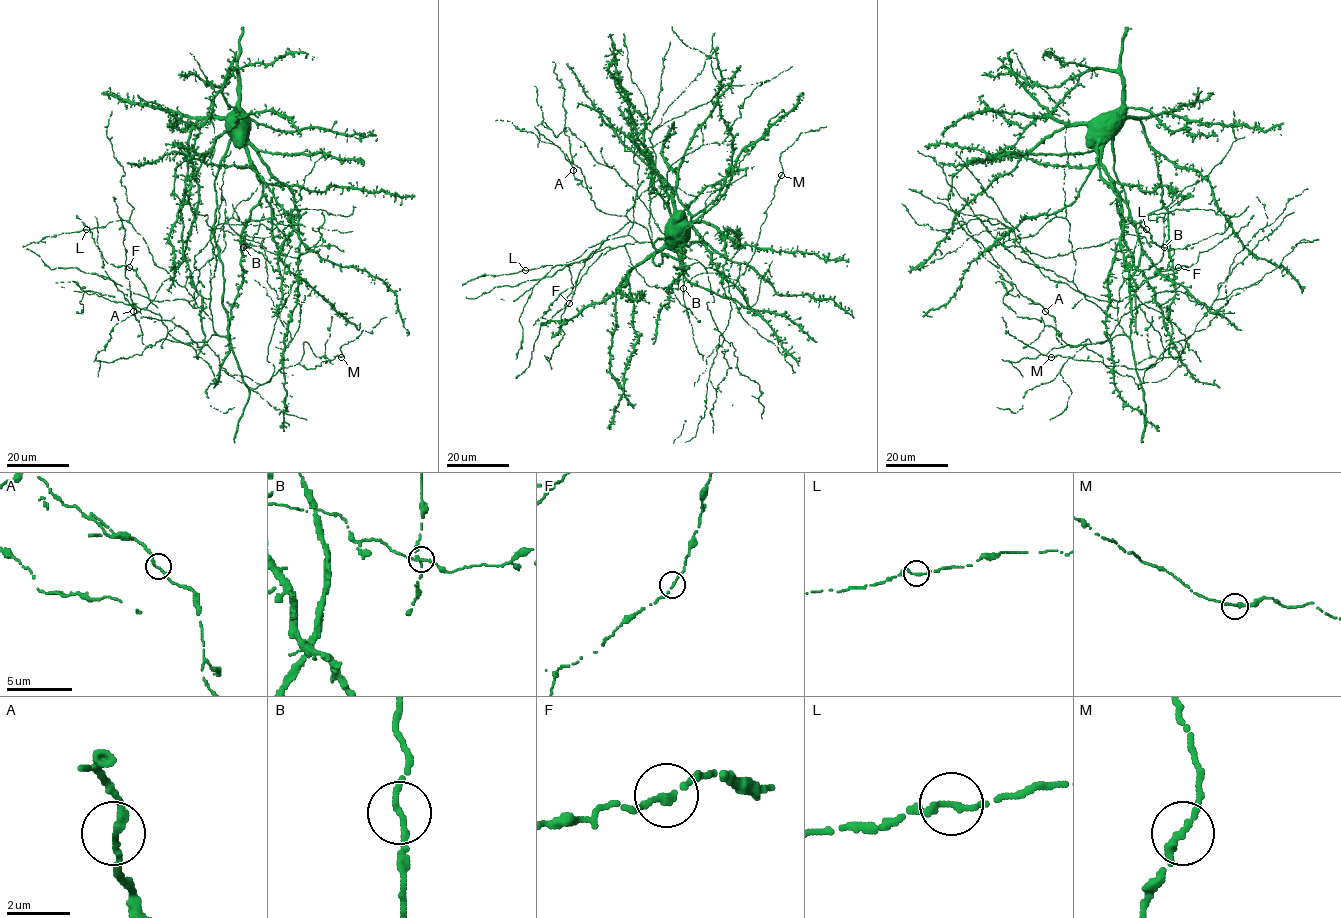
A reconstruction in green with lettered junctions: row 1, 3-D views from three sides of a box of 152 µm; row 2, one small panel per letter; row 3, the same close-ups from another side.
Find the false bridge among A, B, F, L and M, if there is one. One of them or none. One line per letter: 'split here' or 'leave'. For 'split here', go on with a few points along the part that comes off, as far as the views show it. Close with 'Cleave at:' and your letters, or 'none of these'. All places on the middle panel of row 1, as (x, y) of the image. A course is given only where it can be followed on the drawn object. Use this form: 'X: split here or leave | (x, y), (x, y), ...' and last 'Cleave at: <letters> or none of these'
A: leave
B: leave
F: leave
L: leave
M: leave
Cleave at: none of these

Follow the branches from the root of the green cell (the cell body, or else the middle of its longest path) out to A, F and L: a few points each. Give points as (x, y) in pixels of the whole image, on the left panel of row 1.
A: (232, 122), (215, 180), (213, 227), (223, 266), (227, 335), (189, 344), (161, 339), (147, 346), (133, 311)
F: (232, 122), (215, 180), (213, 227), (227, 335), (218, 335), (208, 315), (186, 300), (152, 304), (129, 267)
L: (232, 122), (215, 180), (213, 227), (227, 336), (216, 333), (187, 289), (154, 262), (131, 224), (86, 229)

